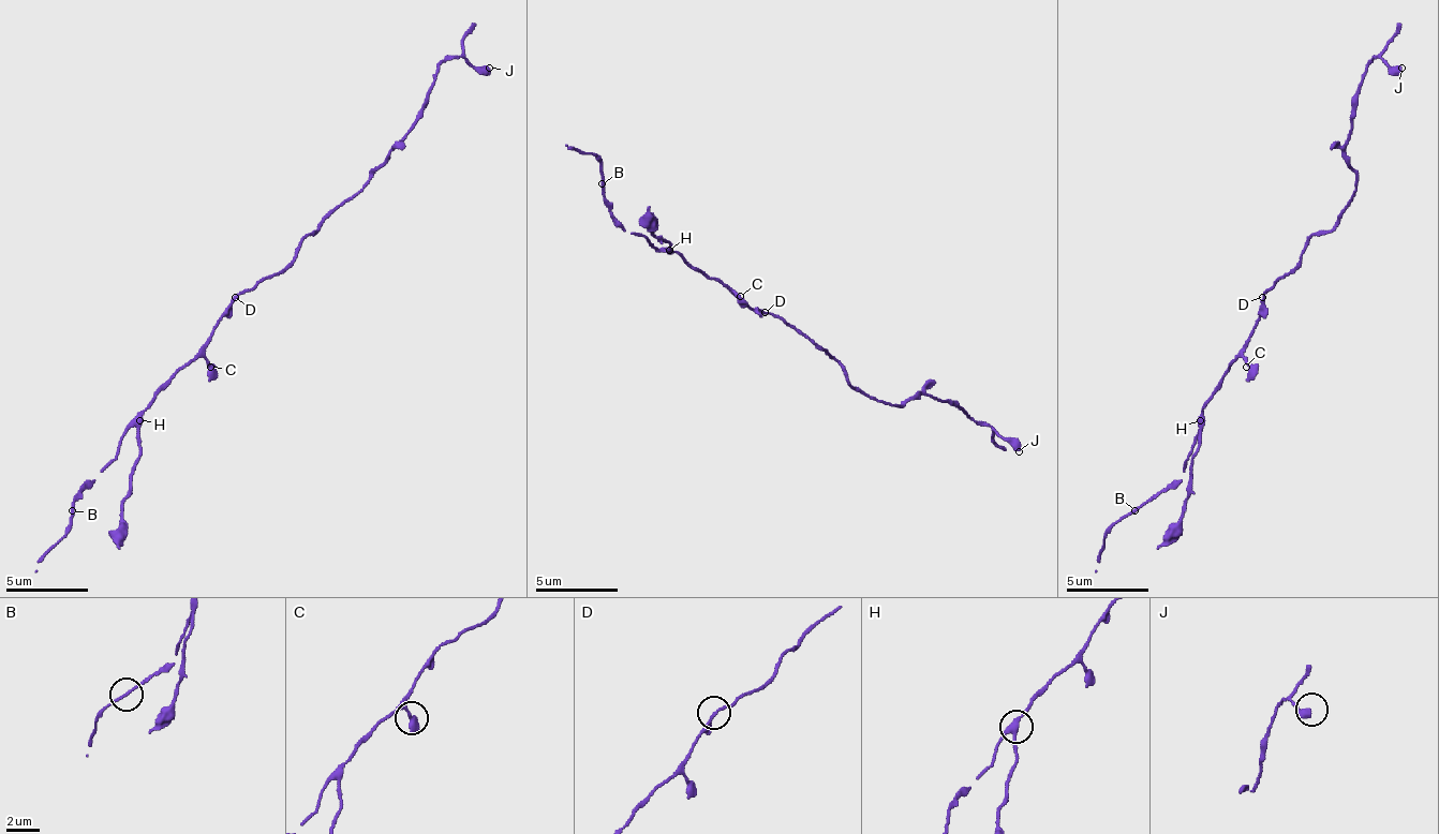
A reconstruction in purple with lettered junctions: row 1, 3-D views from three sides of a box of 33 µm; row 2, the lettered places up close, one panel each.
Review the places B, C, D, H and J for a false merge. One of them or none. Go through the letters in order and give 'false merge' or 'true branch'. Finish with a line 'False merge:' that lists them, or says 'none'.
B: true branch
C: true branch
D: true branch
H: false merge
J: true branch
False merge: H

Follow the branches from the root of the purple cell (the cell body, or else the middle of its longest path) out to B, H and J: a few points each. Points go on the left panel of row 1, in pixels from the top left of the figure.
B: (239, 297), (210, 342), (157, 395), (120, 440), (120, 452), (71, 509)
H: (239, 297), (231, 304), (231, 313), (214, 329), (210, 342), (157, 395), (141, 419)
J: (239, 297), (276, 276), (296, 248), (370, 178), (415, 120), (435, 71), (447, 59), (489, 68)

